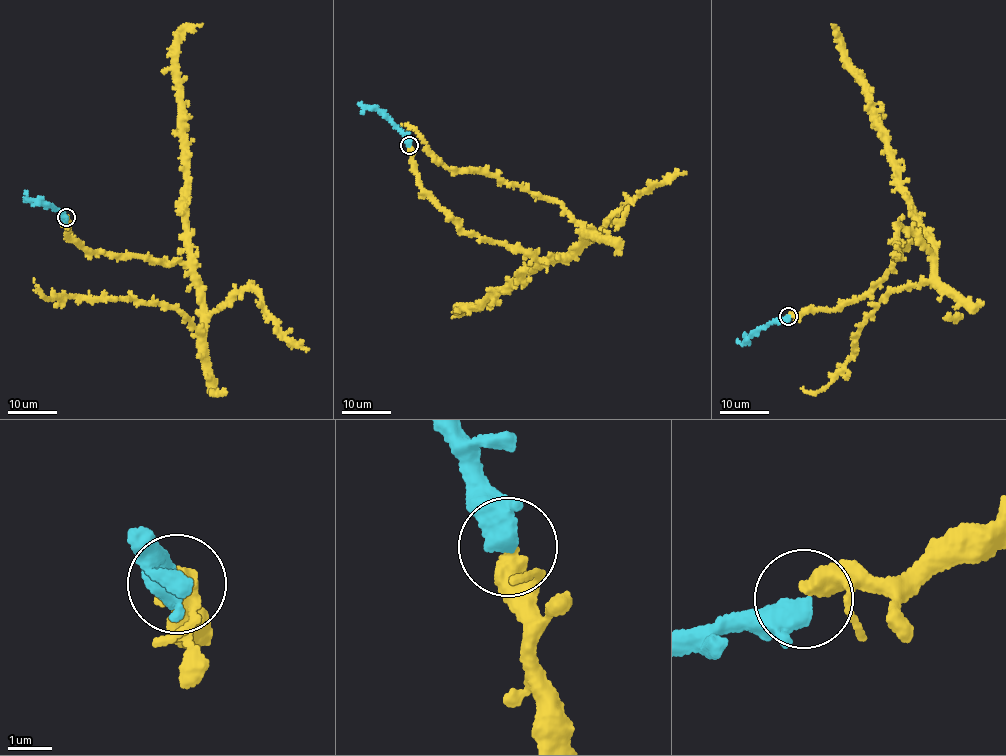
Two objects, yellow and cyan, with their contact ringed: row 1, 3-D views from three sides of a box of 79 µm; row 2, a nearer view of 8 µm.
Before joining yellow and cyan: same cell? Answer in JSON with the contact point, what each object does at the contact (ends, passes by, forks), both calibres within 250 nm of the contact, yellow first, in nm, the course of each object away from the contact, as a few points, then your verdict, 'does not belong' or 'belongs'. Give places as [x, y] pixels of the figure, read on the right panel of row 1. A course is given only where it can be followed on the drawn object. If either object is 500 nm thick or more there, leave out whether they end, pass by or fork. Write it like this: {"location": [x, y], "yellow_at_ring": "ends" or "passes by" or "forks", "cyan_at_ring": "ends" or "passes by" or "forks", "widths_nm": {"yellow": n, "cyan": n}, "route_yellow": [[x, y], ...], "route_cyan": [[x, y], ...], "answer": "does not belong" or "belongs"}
{"location": [788, 316], "yellow_at_ring": "passes by", "cyan_at_ring": "passes by", "widths_nm": {"yellow": 360, "cyan": 400}, "route_yellow": [[789, 316], [867, 293], [916, 226], [932, 245], [928, 282], [891, 291], [842, 369], [820, 390], [802, 387]], "route_cyan": [[789, 316], [758, 330], [740, 343], [736, 340]], "answer": "belongs"}

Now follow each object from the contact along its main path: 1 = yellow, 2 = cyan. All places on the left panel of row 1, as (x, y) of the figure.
1: (65, 217), (65, 233), (93, 252), (185, 263), (200, 298), (199, 333), (177, 310), (50, 299), (33, 278)
2: (65, 217), (50, 206), (27, 197), (25, 191)

